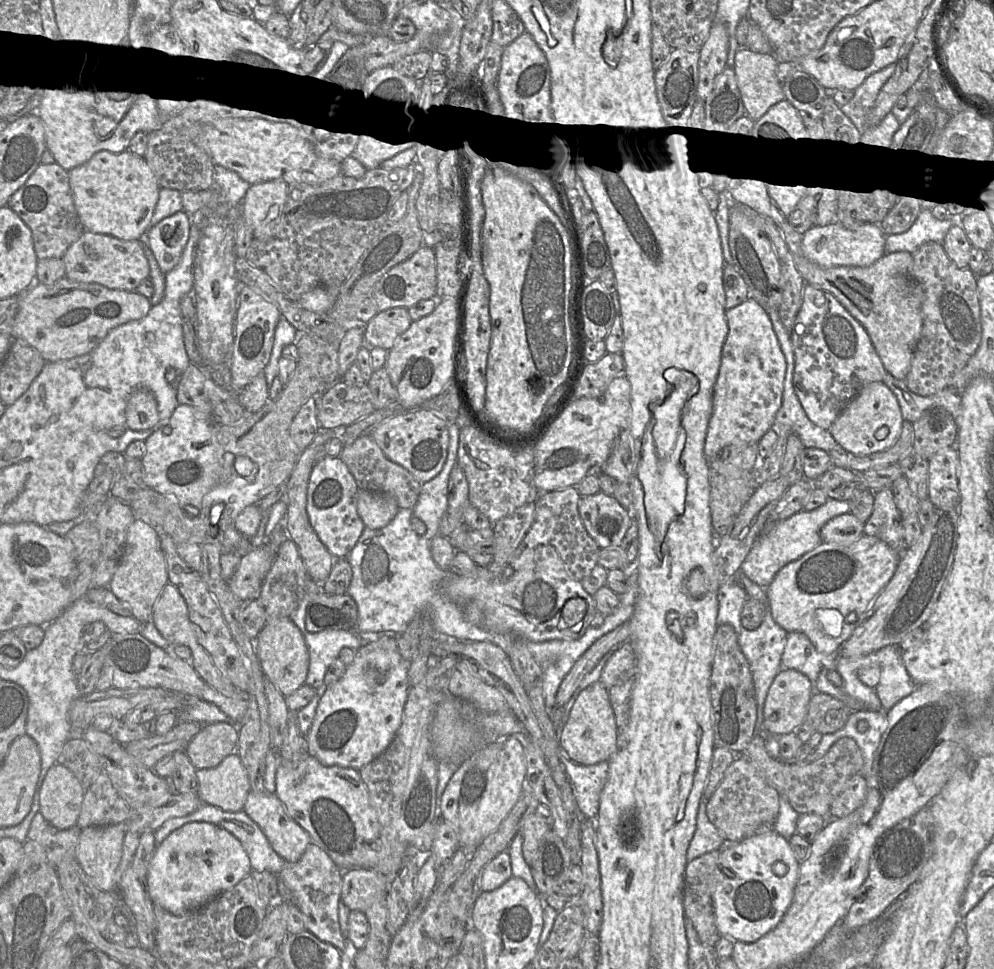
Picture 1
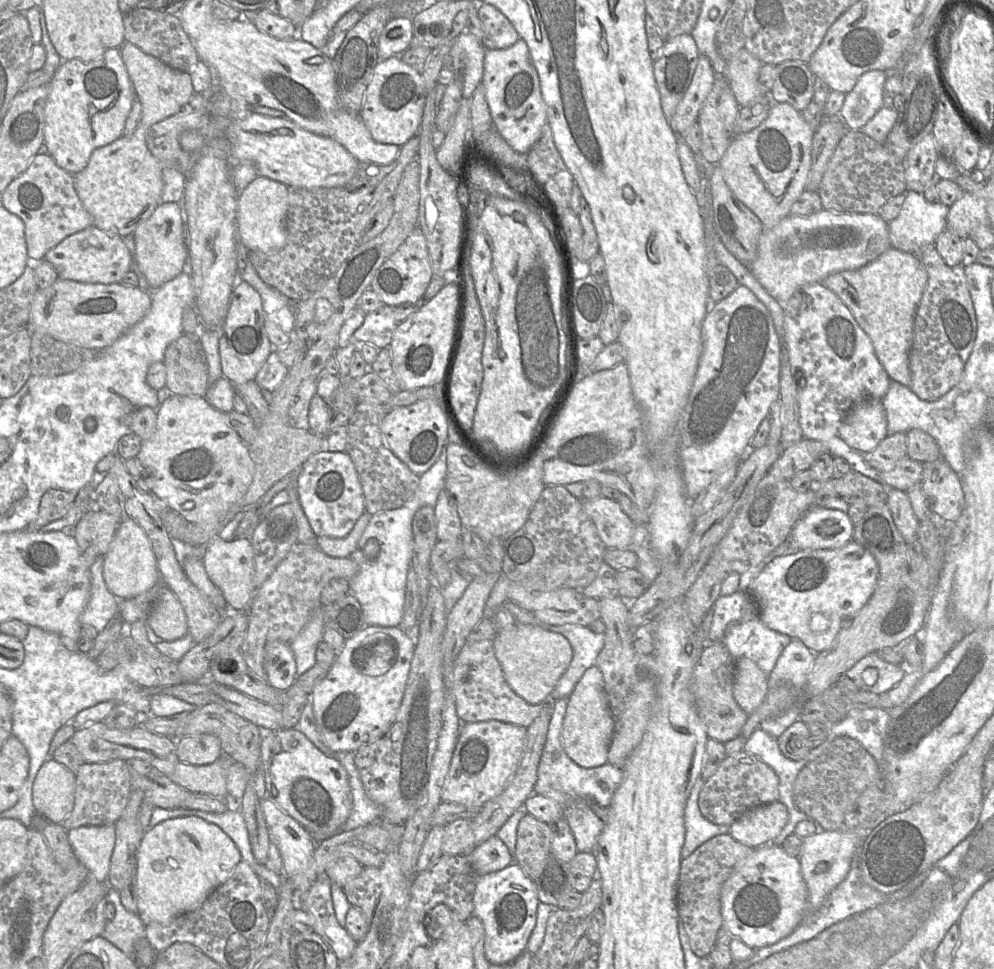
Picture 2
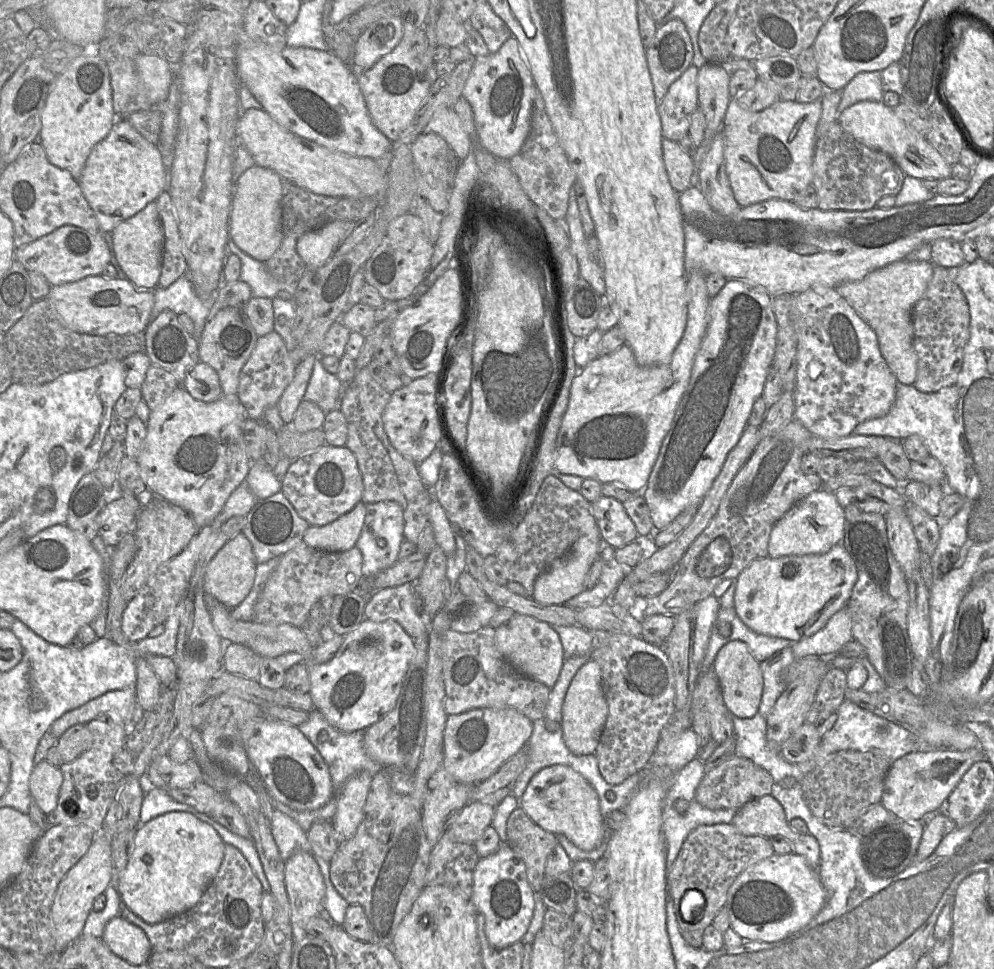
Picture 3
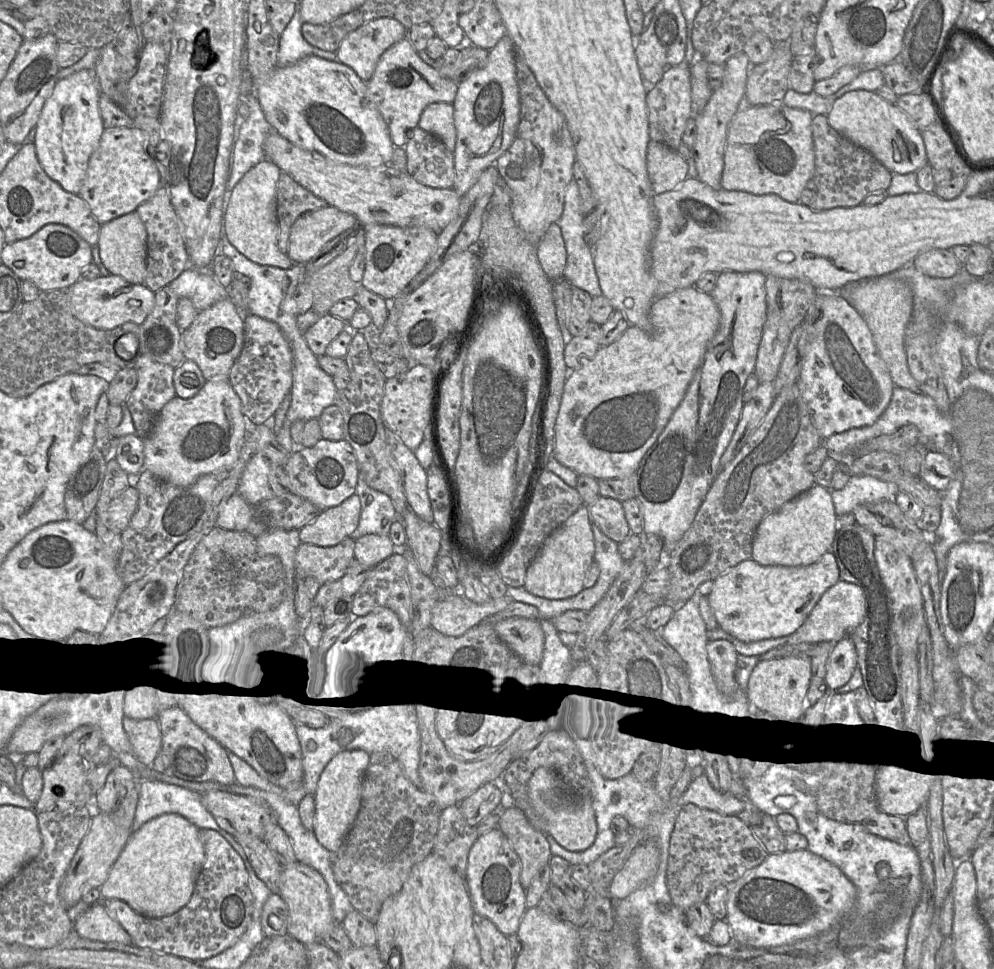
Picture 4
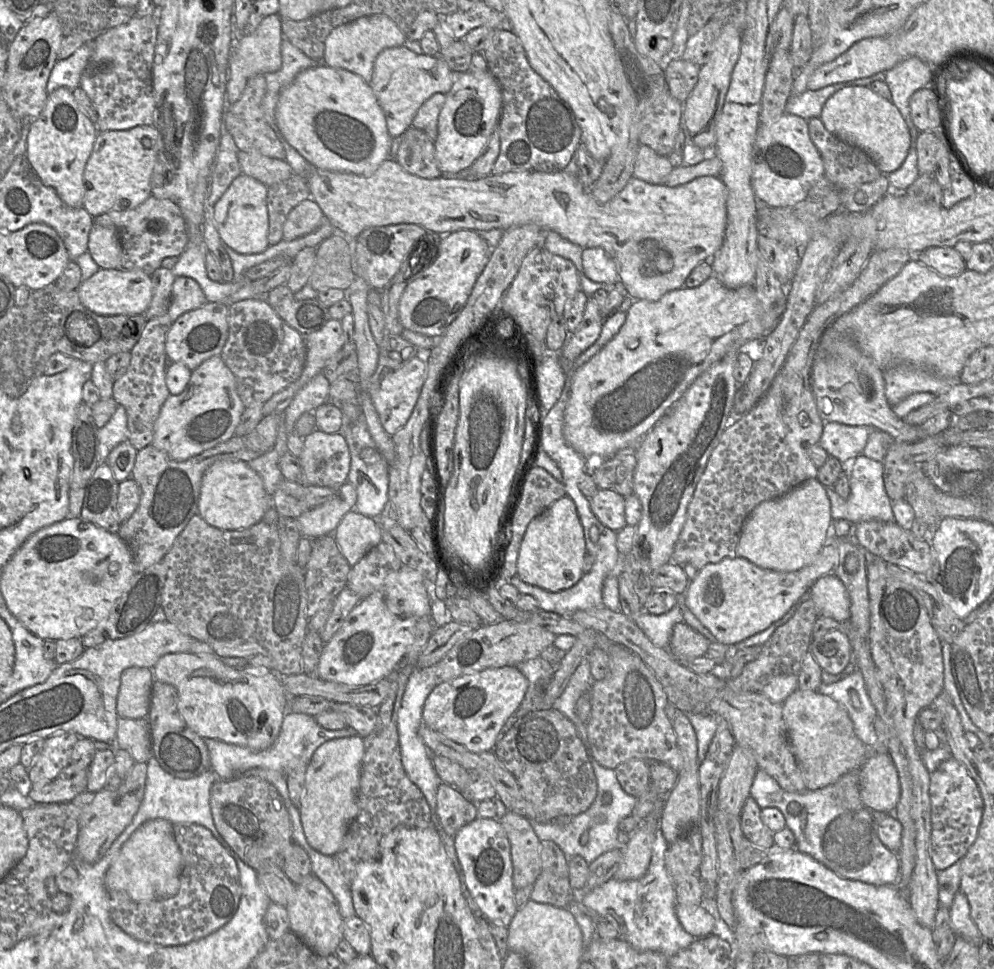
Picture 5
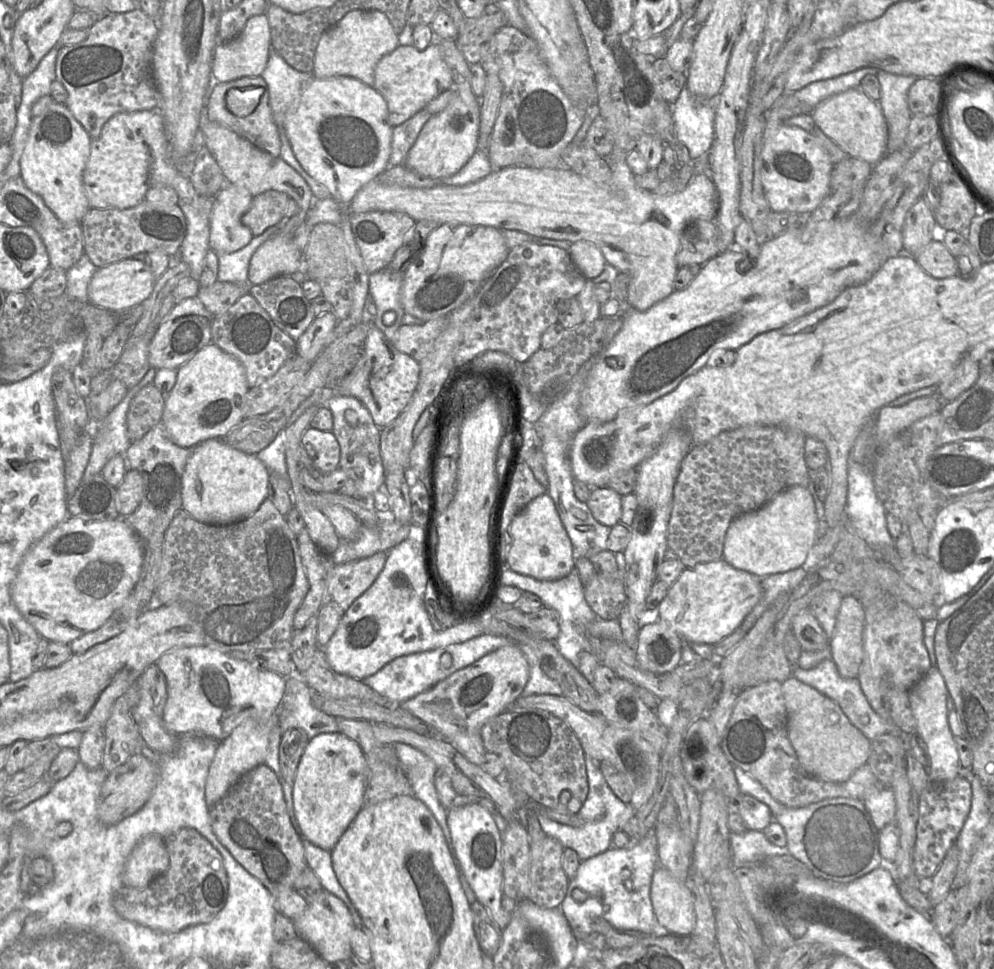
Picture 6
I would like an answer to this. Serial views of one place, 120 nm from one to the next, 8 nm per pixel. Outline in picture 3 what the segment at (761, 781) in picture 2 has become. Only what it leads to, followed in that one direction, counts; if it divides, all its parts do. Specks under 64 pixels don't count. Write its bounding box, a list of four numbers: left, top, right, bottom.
[695,755,773,810]

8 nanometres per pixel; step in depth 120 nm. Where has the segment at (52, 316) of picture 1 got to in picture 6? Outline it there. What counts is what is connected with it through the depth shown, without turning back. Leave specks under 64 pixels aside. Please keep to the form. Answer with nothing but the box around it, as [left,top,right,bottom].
[88,258,156,311]

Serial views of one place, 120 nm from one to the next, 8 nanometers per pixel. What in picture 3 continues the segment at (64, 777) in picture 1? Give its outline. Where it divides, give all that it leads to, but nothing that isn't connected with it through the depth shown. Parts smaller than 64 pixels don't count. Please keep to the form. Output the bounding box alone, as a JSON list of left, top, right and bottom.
[29,760,63,815]

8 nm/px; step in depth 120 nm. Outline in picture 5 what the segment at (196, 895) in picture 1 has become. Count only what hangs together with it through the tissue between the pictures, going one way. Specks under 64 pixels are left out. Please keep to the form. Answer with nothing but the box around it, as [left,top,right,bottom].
[105,819,182,901]

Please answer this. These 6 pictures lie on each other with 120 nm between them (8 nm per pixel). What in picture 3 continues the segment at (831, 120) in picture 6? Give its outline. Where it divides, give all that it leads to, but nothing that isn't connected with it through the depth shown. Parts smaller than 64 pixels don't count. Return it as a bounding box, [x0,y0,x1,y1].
[837,101,952,180]

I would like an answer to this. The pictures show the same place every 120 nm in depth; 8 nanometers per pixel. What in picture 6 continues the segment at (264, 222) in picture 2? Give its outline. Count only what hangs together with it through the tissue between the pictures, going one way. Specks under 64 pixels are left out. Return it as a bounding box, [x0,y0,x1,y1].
[209,183,254,254]

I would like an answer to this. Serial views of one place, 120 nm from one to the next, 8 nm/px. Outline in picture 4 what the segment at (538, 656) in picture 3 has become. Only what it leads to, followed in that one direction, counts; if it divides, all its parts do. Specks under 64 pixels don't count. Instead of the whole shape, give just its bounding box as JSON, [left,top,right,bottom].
[495,617,545,663]

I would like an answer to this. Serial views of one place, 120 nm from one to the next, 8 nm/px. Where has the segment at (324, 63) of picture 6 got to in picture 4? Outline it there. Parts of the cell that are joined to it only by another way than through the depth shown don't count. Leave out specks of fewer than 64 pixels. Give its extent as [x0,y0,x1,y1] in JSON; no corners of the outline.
[336,18,406,83]

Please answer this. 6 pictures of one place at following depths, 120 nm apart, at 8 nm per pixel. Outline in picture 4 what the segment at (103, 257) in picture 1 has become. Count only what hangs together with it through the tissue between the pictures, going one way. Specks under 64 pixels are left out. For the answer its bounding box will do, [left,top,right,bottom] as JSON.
[1,224,92,291]

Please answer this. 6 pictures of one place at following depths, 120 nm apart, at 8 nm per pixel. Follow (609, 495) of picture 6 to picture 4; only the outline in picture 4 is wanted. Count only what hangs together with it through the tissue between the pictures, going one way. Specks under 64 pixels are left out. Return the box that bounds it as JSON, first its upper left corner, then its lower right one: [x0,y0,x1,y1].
[589,495,631,543]

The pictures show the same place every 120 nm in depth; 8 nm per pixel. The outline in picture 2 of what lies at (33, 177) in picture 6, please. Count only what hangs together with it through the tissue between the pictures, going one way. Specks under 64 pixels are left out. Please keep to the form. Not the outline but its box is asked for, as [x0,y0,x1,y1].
[43,48,135,175]

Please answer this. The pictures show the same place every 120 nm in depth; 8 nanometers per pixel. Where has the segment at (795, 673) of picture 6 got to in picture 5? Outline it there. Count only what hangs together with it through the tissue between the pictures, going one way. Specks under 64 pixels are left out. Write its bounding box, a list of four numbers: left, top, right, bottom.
[818,670,878,750]

